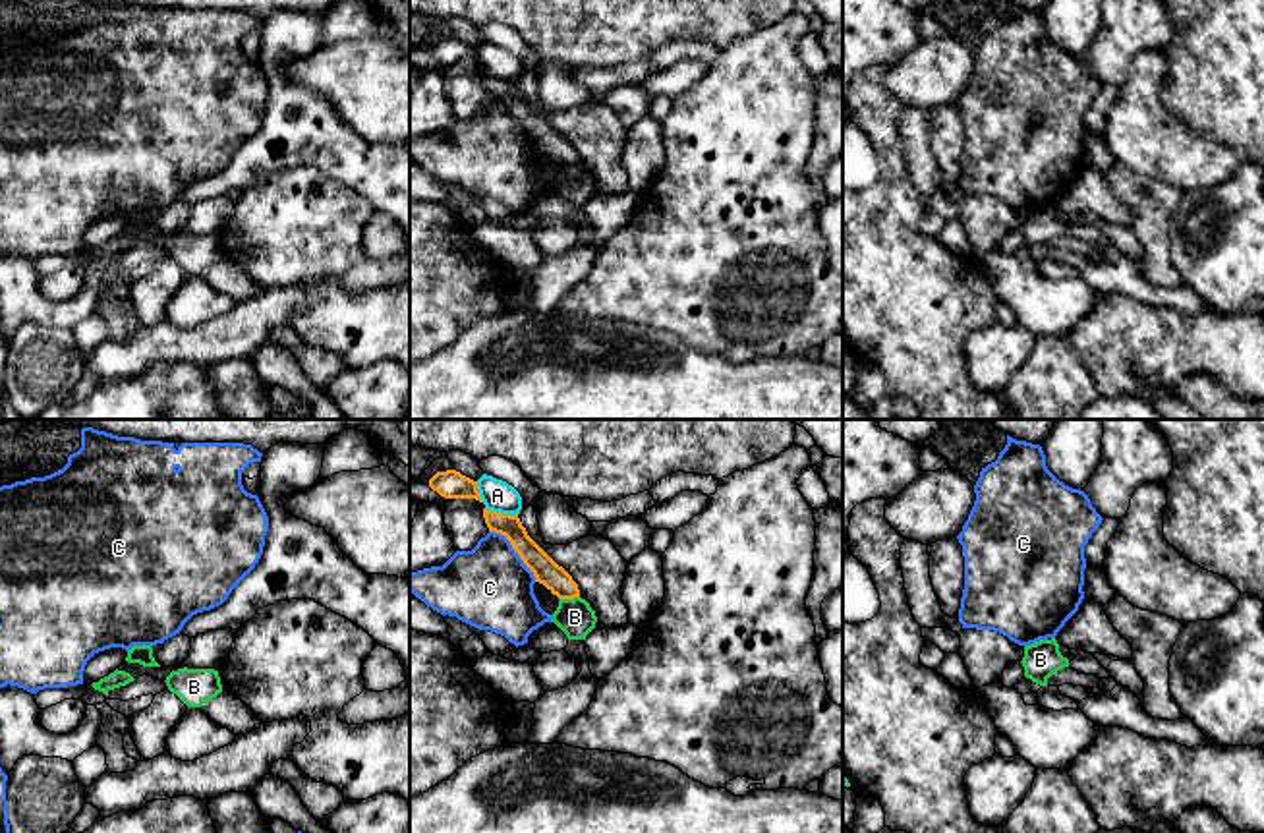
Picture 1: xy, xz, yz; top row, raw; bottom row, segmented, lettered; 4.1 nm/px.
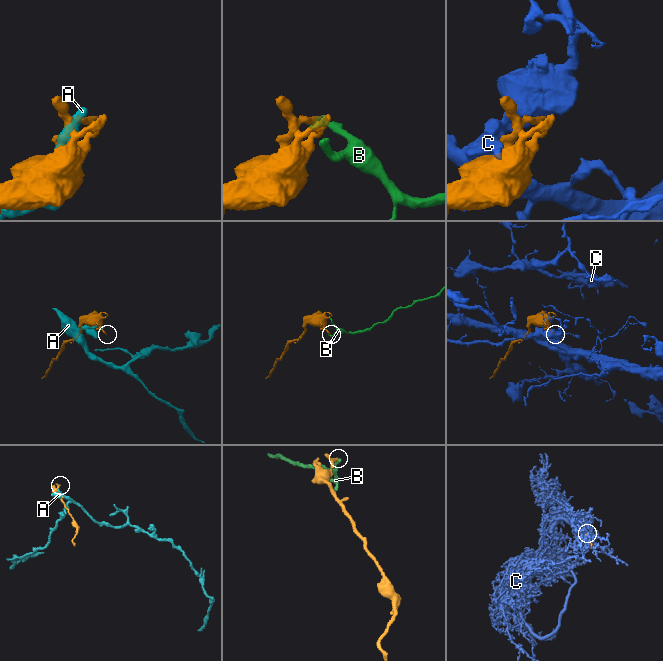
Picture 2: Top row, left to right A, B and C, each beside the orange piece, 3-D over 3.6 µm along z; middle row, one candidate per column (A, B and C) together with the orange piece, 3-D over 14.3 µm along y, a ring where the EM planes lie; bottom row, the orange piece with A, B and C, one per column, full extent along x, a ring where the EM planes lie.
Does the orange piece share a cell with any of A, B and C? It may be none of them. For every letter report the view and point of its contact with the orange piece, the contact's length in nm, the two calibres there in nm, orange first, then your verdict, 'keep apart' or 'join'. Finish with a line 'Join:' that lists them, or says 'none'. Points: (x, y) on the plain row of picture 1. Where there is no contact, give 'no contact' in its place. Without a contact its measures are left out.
A: meets orange in xz at (499, 80); contact 140 nm long; 100 nm thick on the orange side, 140 nm on the other; keep apart
B: meets orange in xz at (569, 165); contact 80 nm long; 110 nm thick on the orange side, 160 nm on the other; keep apart
C: meets orange in xz at (515, 116); contact 300 nm long; 110 nm thick on the orange side, 360 nm on the other; keep apart
Join: none

